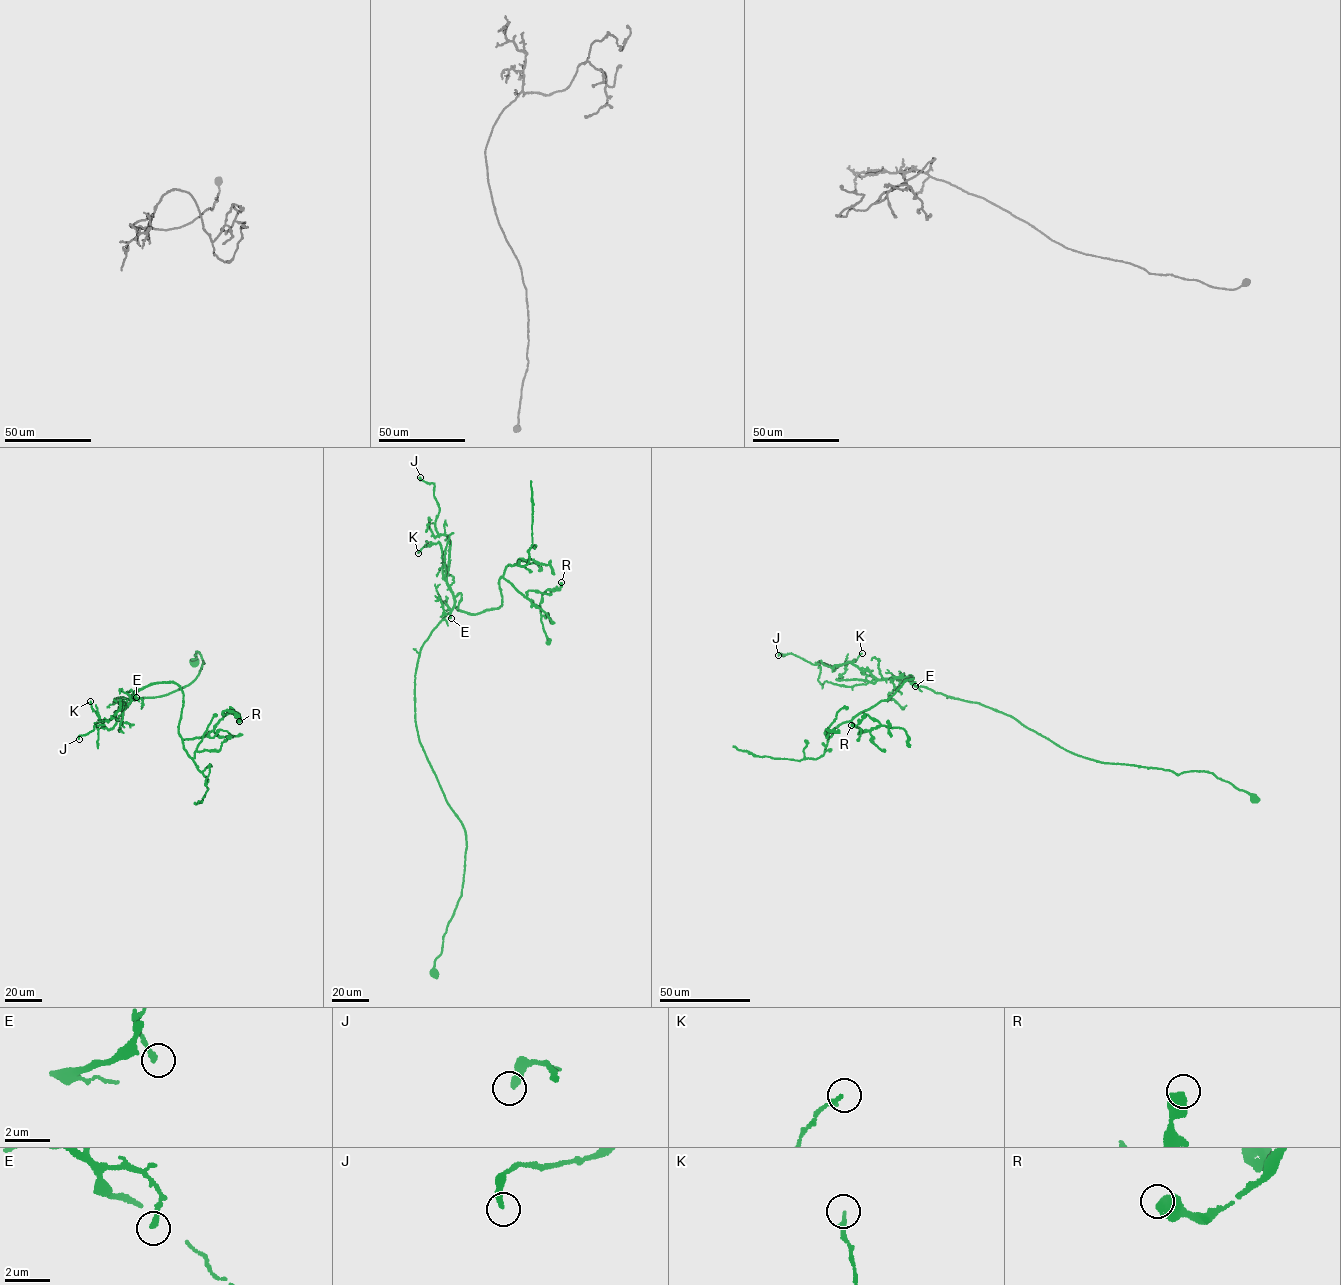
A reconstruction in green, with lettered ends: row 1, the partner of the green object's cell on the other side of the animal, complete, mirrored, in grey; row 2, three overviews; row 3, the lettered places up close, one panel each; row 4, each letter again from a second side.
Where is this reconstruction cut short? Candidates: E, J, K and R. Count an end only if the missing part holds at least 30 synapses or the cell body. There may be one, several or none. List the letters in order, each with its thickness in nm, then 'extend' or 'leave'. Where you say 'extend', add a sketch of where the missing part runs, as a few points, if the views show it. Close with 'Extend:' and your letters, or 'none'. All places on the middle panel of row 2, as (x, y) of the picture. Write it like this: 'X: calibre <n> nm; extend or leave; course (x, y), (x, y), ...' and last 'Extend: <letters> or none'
E: calibre 200 nm; leave
J: calibre 300 nm; leave
K: calibre 180 nm; leave
R: calibre 600 nm; leave
Extend: none

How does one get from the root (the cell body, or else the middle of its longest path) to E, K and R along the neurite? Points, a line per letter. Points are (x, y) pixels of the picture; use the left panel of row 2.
E: (194, 663), (198, 651), (204, 662), (190, 684), (163, 696), (122, 697), (113, 703), (134, 694), (136, 697)
K: (194, 663), (198, 651), (204, 662), (197, 677), (168, 695), (114, 699), (136, 693), (111, 729), (90, 701)
R: (194, 663), (198, 651), (190, 684), (113, 704), (172, 682), (183, 739), (206, 735), (225, 710), (239, 721)

